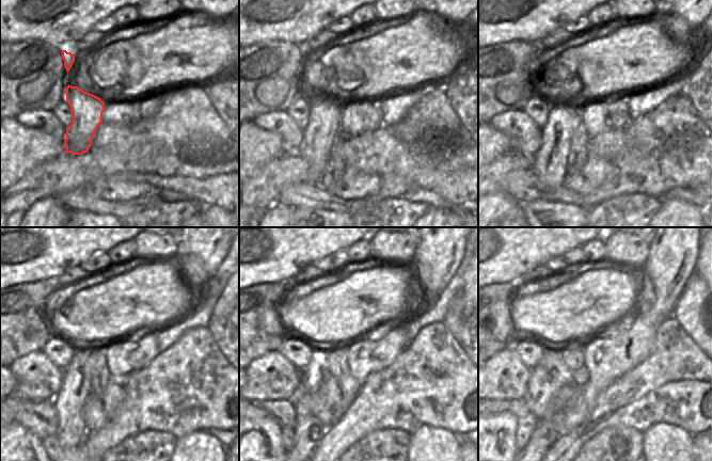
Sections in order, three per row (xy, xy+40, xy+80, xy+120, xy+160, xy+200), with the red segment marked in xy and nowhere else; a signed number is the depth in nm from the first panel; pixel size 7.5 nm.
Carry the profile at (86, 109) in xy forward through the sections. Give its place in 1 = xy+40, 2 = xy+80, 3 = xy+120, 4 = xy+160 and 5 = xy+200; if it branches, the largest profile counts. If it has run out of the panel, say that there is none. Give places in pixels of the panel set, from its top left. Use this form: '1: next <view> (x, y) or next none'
1: next xy+40 (325, 123)
2: next xy+80 (549, 164)
3: next xy+120 (70, 400)
4: next xy+160 (309, 430)
5: next xy+200 (543, 435)

